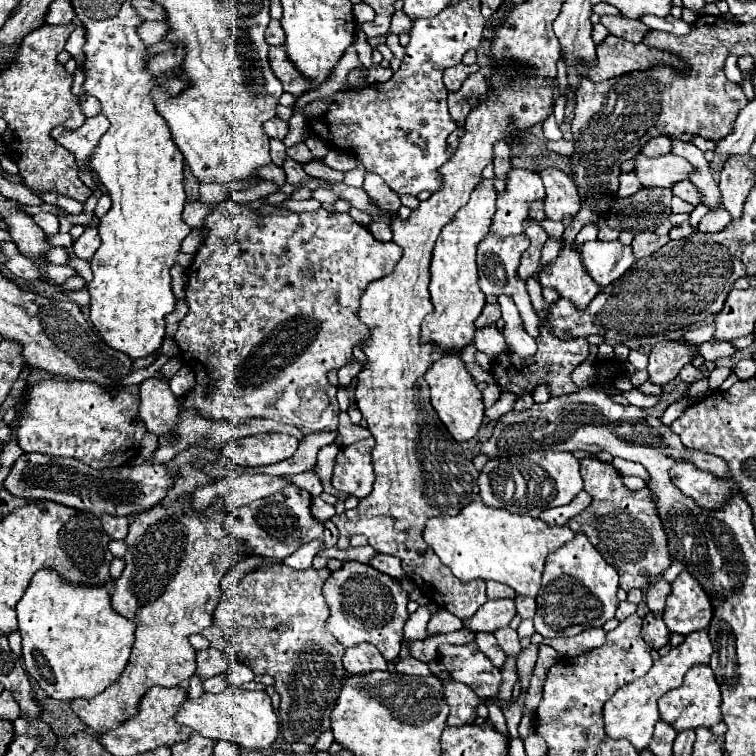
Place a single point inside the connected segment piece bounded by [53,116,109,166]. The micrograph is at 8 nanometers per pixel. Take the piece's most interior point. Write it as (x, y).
(80, 142)

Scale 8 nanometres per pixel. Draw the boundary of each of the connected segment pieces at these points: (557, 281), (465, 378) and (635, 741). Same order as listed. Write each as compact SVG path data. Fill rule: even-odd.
M565 228L565 246L559 252L557 260L549 266L545 266L539 274L539 282L543 288L553 288L559 292L559 296L571 300L577 310L585 308L597 294L599 286L591 280L591 276L581 268L581 260L577 256L577 250L571 248L575 234L579 230Z
M443 354L437 362L433 362L425 374L425 380L431 388L431 404L435 408L435 412L439 414L441 422L447 426L447 430L451 432L451 436L457 442L463 440L471 440L477 432L477 428L481 426L483 420L483 396L479 386L475 384L473 376L469 374L465 362L459 358L459 354Z
M697 630L693 634L685 636L685 642L679 644L677 648L671 648L669 654L661 656L657 662L653 662L653 666L649 668L649 672L641 678L637 678L635 682L619 688L607 702L603 708L603 722L605 722L605 734L613 740L629 740L637 750L643 750L649 746L649 740L653 736L653 726L659 720L659 710L657 710L657 700L677 688L683 682L685 672L693 666L693 664L707 664L711 658L713 646L711 640L707 636L707 630Z

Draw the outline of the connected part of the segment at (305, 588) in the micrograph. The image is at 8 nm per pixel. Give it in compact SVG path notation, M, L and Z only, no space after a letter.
M259 566L241 578L239 588L231 598L223 594L221 604L215 608L213 624L201 632L213 648L225 650L227 654L231 654L233 660L243 662L257 674L271 674L275 678L275 688L281 696L277 716L281 718L281 734L287 744L305 742L313 746L319 734L329 730L329 712L337 700L337 692L345 676L345 668L341 664L345 648L325 628L329 610L321 594L321 588L329 574L329 568L293 570L289 566Z

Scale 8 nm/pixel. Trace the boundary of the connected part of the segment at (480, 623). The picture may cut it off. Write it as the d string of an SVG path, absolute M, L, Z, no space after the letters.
M499 598L485 602L469 620L463 622L471 632L495 632L497 628L509 626L515 616L515 600Z

